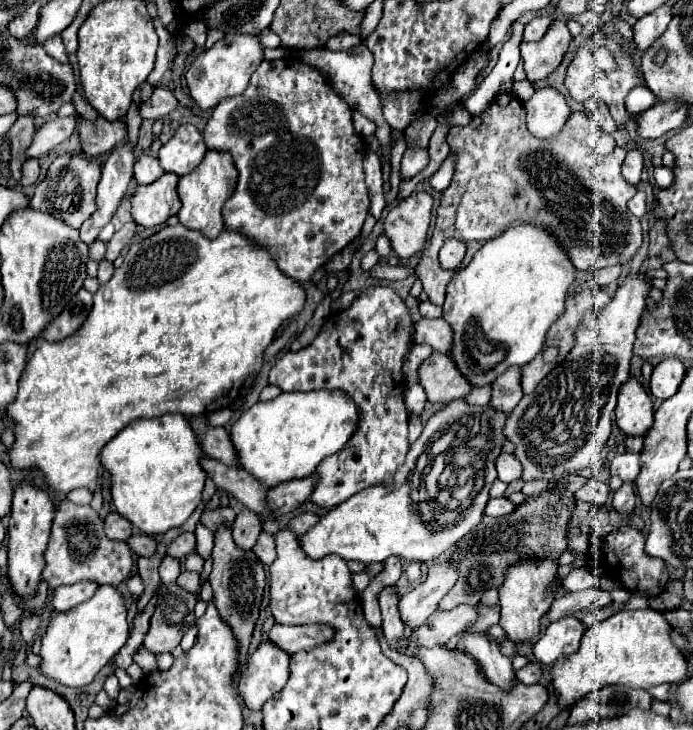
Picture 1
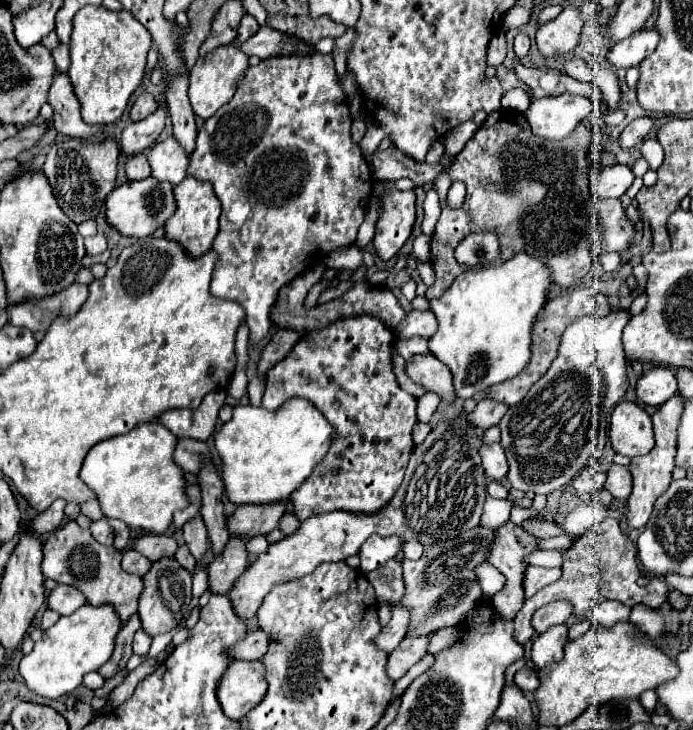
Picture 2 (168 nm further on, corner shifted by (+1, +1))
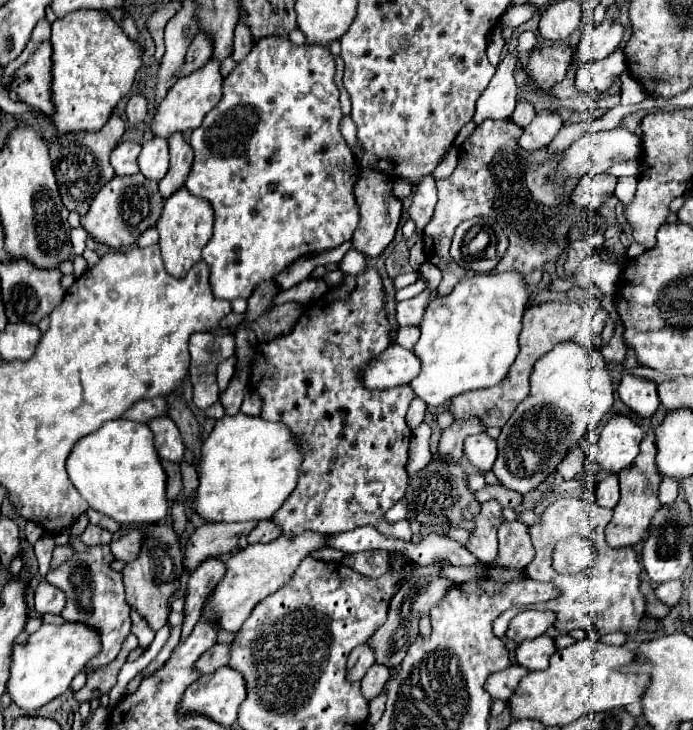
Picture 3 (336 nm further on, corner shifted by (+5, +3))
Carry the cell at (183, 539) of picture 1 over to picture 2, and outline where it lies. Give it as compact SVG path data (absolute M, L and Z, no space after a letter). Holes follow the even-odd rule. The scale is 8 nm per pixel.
M149 533L149 535L141 535L137 537L133 543L131 543L131 549L139 551L143 557L147 557L149 561L157 561L161 557L167 557L167 555L175 555L177 551L177 541L173 537L167 537L167 535L155 535L155 533Z

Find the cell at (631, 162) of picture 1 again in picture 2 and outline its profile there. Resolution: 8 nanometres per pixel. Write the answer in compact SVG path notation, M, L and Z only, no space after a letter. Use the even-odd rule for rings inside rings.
M611 165L603 167L594 178L594 168L589 171L589 181L591 181L591 195L595 199L617 199L621 197L627 187L633 183L633 171L627 165Z

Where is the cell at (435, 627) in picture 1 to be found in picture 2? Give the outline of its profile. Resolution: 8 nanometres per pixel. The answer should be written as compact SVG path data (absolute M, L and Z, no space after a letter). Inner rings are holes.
M429 635L403 639L403 643L399 643L399 647L387 657L387 677L391 681L401 679L411 669L411 665L415 665L425 655L427 645L429 645Z

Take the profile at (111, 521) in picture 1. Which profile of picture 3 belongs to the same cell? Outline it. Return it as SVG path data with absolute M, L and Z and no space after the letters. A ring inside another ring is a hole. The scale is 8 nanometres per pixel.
M87 525L87 529L81 535L81 541L85 545L97 545L97 543L109 543L113 539L113 535L97 525Z

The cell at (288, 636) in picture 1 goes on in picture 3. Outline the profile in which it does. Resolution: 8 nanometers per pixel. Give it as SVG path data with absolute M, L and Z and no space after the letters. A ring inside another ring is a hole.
M217 643L213 645L211 649L207 649L199 661L197 661L197 669L201 673L213 673L217 671L219 667L227 665L231 659L231 645L229 643Z

